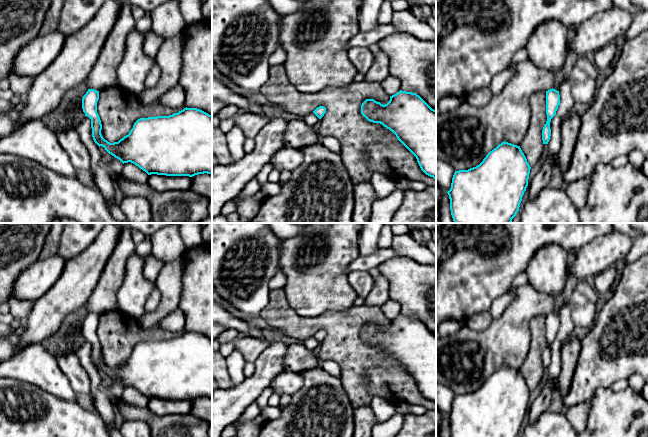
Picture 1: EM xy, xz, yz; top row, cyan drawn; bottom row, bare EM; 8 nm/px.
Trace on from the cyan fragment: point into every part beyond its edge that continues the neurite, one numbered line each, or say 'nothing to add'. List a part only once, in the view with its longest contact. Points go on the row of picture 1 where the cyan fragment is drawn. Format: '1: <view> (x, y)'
nothing to add

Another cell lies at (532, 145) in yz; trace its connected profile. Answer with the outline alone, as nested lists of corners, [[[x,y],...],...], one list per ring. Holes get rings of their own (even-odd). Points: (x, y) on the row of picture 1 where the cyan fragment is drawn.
[[[537,91],[530,96],[531,121],[528,131],[519,145],[530,167],[534,166],[543,152],[542,130],[547,121],[546,91]]]

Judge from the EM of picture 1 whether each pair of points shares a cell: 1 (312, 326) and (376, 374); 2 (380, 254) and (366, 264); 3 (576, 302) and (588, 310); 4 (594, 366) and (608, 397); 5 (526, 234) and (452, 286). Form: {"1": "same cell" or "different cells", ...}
{"1": "same cell", "2": "same cell", "3": "same cell", "4": "different cells", "5": "same cell"}

